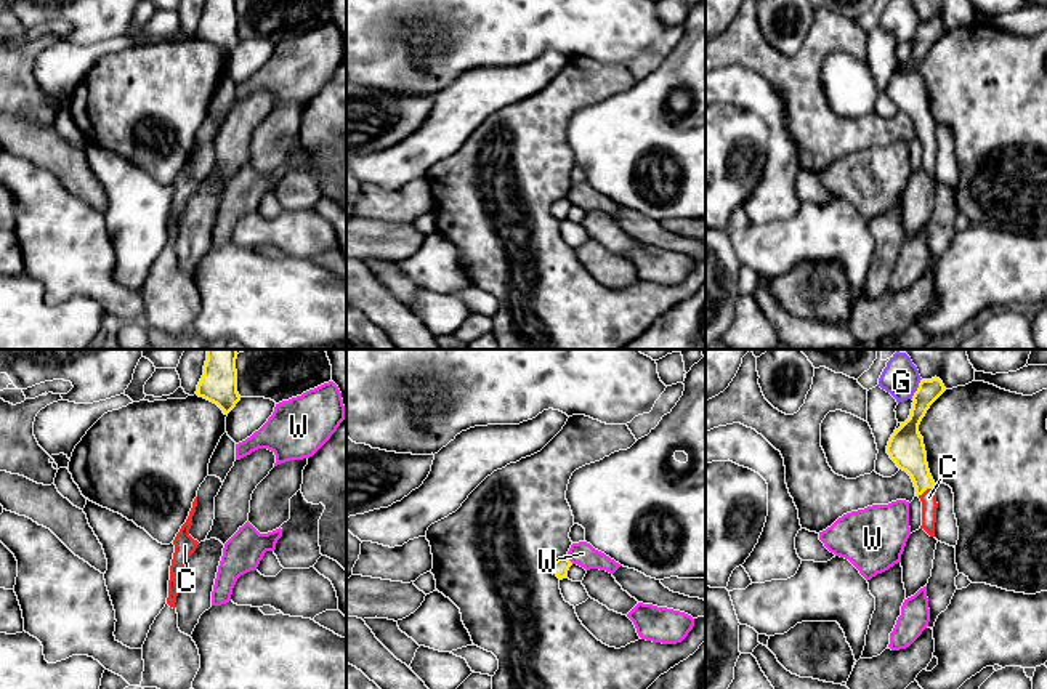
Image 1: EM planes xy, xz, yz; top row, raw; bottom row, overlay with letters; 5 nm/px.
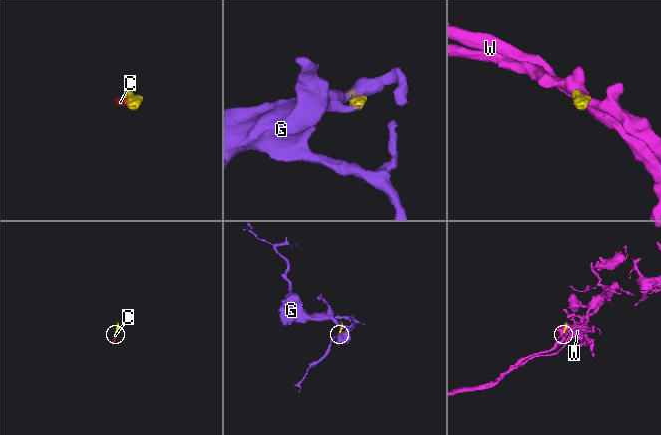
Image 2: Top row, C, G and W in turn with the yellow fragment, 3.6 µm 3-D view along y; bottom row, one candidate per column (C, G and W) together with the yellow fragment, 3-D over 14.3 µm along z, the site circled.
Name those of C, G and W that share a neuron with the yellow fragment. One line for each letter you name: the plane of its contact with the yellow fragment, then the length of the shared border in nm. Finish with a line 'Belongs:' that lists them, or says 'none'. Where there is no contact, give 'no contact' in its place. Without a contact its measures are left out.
C: contact in yz; length 100 nm
G: contact in yz; length 120 nm
Belongs: C, G

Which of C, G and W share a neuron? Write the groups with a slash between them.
C G / W

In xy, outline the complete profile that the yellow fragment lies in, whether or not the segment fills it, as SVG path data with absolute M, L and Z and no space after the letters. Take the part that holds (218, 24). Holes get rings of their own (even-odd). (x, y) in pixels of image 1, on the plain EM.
M207 0L196 35L216 45L228 56L241 42L236 0Z

